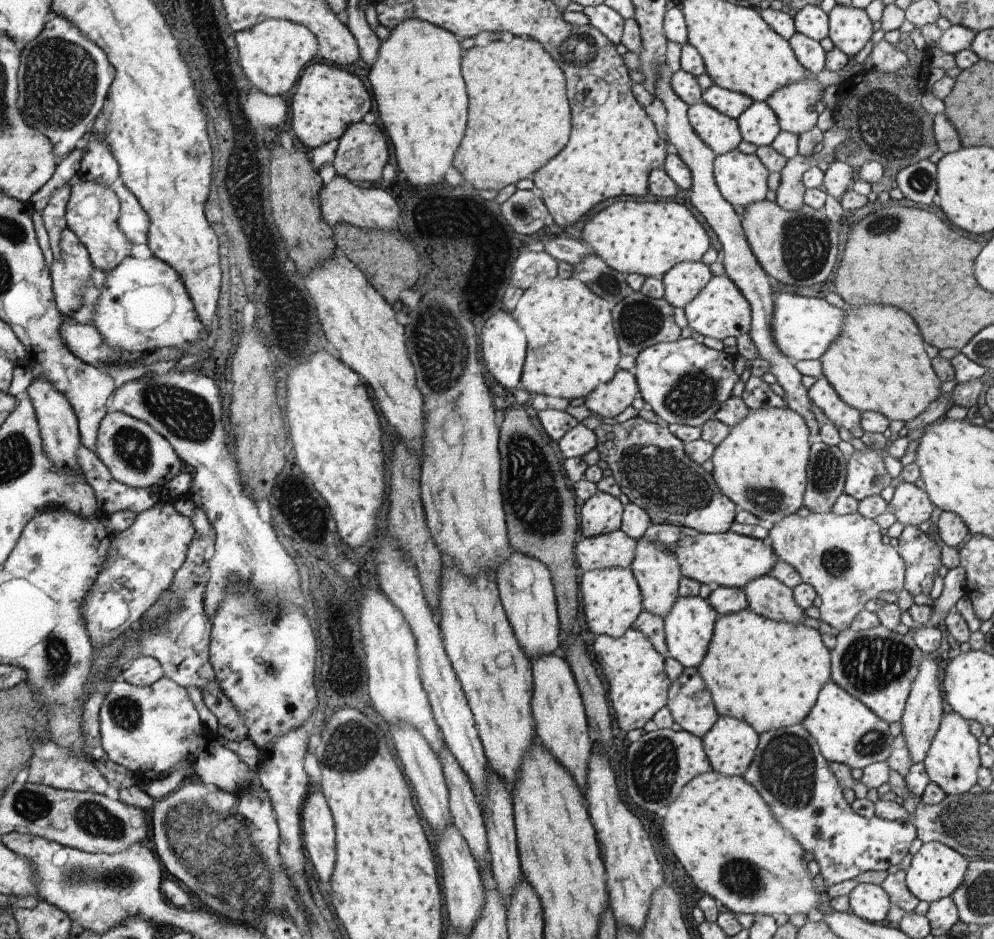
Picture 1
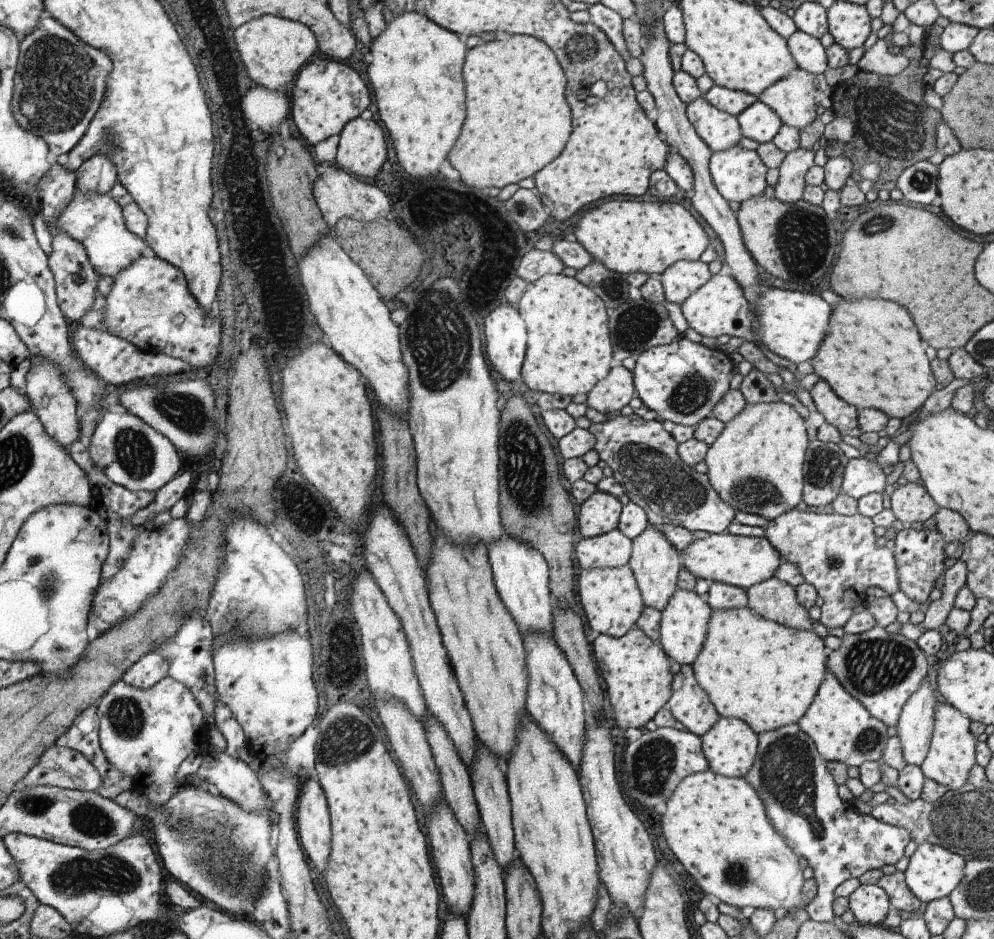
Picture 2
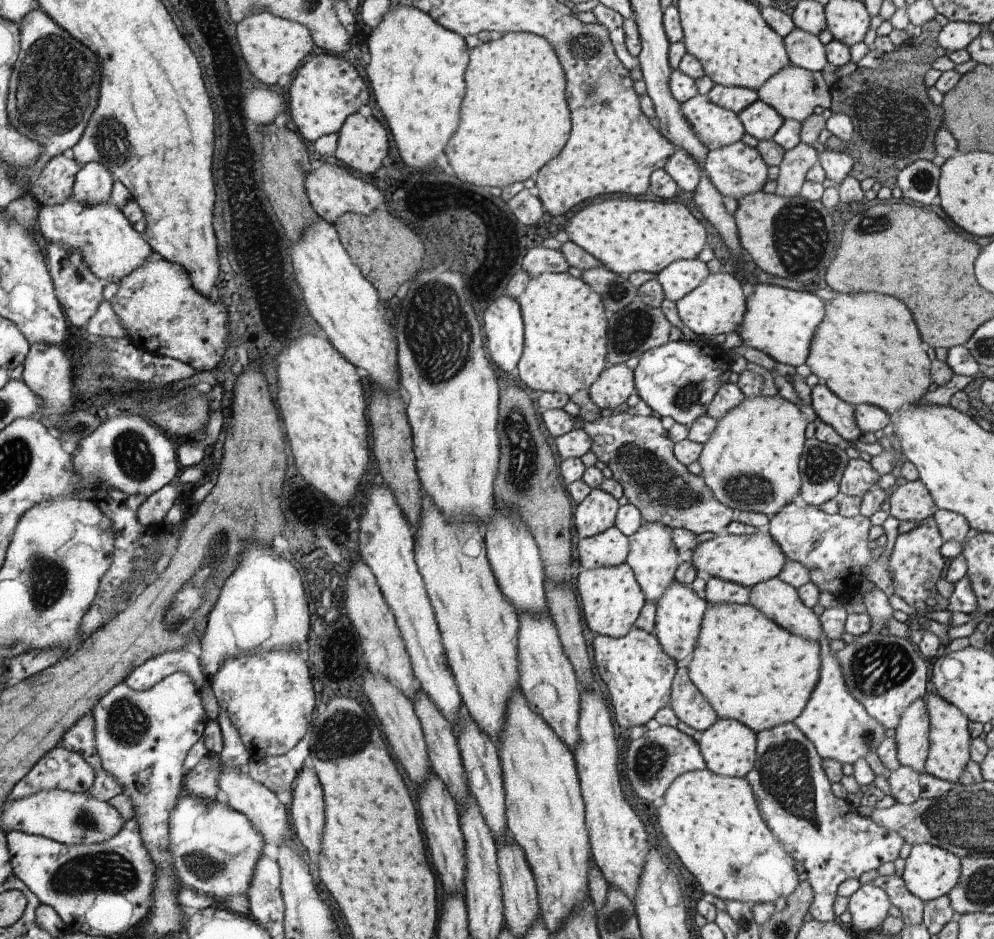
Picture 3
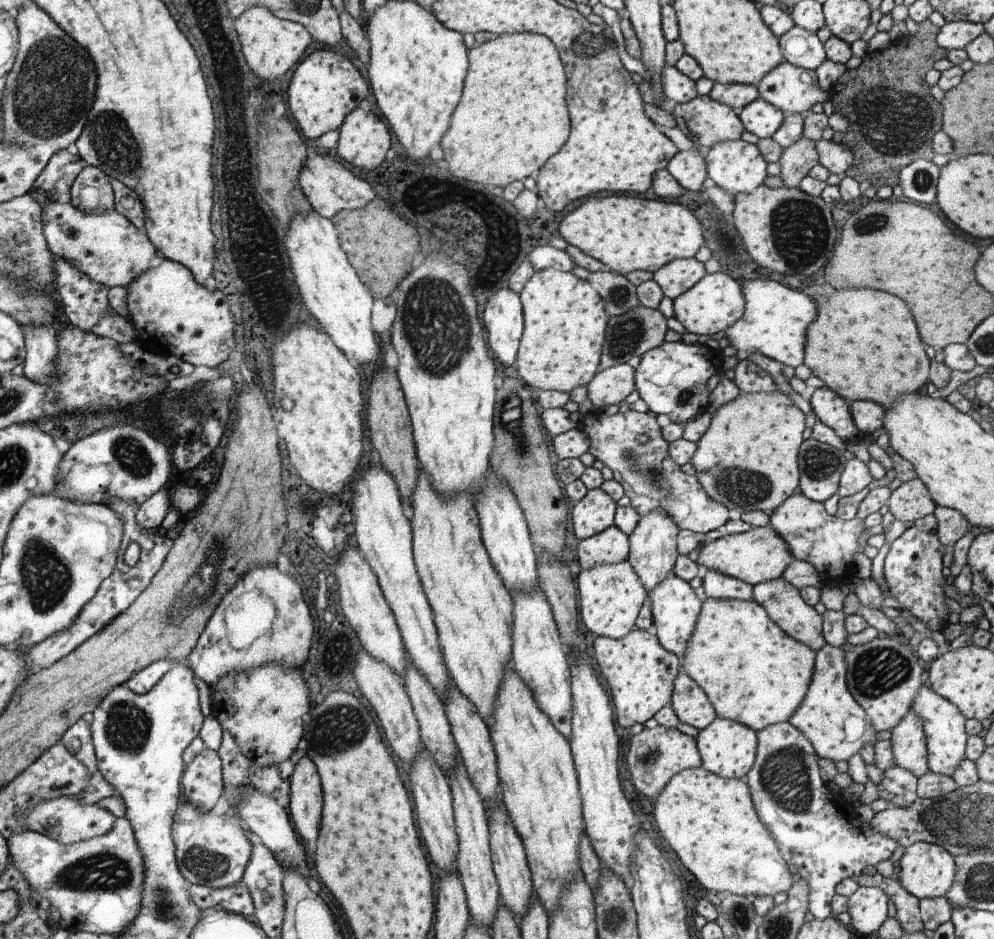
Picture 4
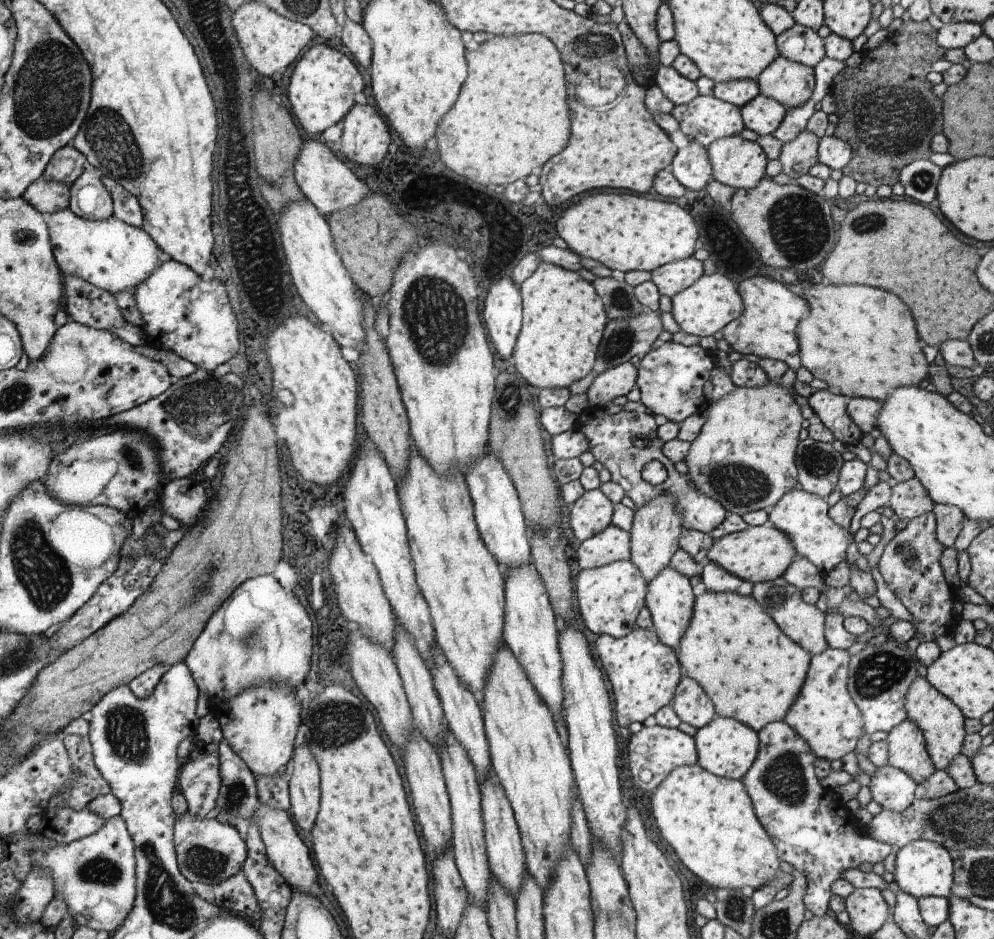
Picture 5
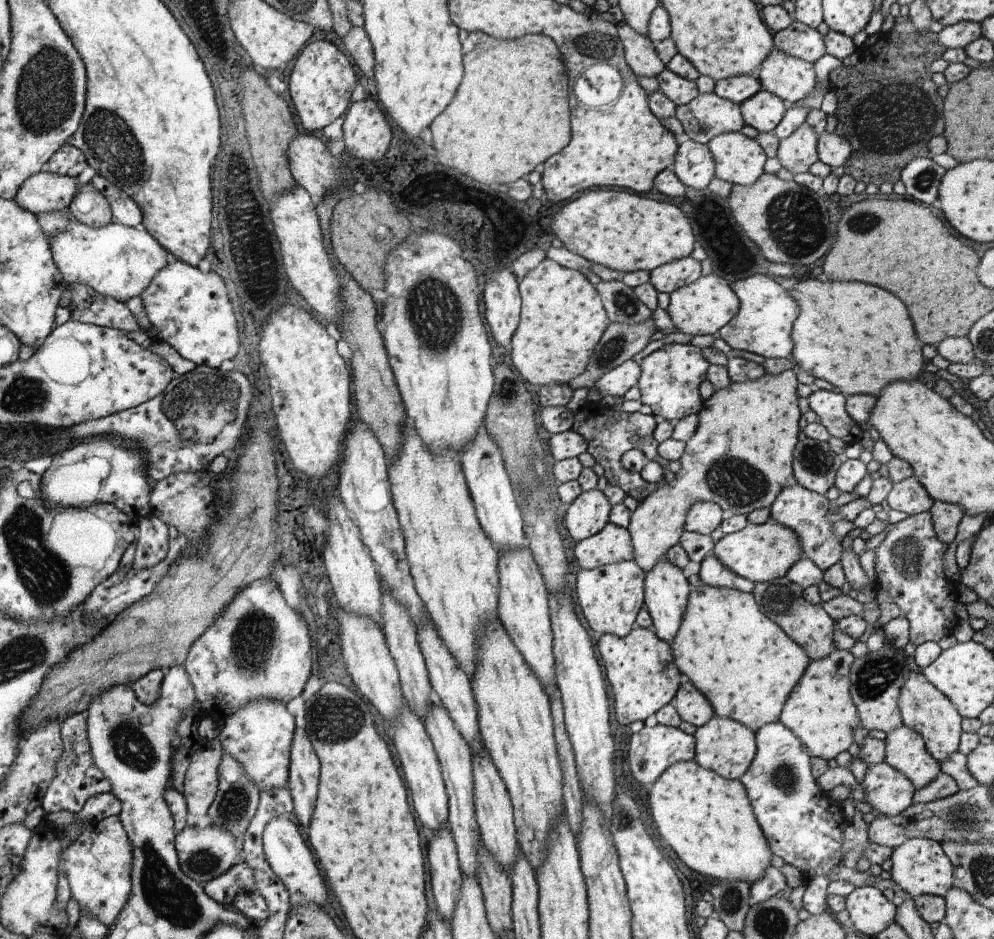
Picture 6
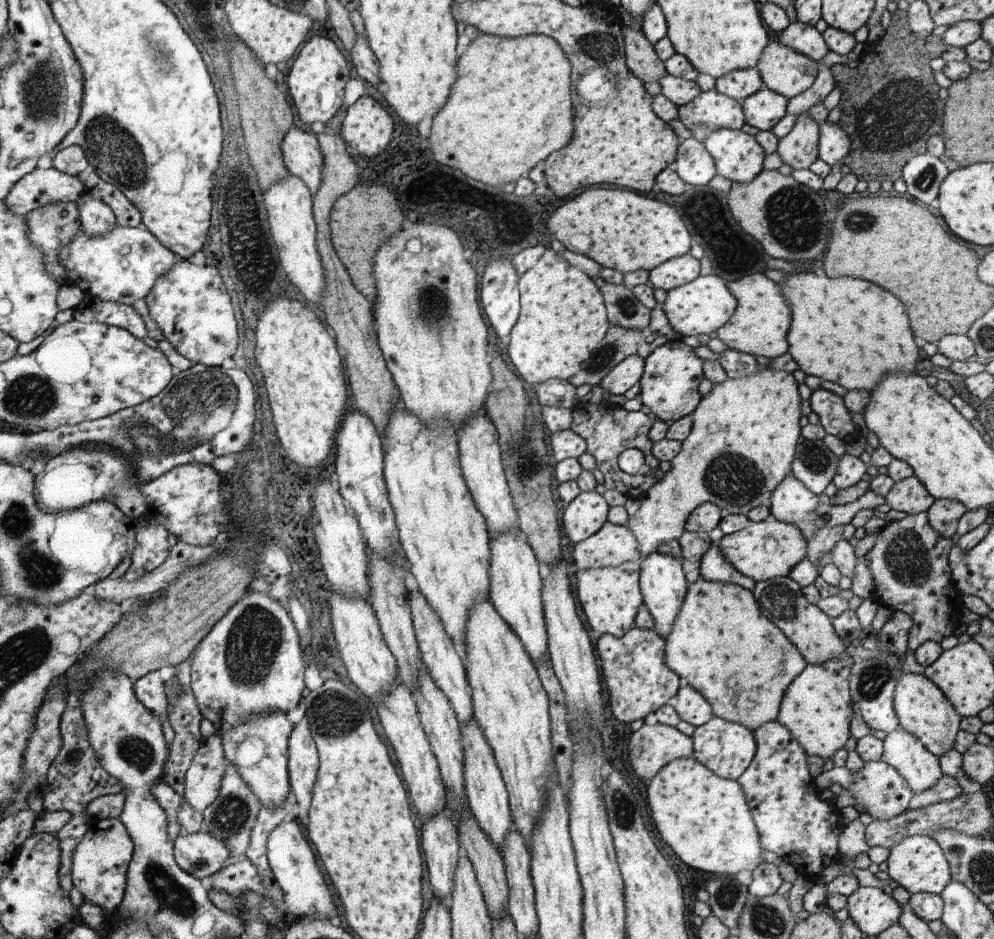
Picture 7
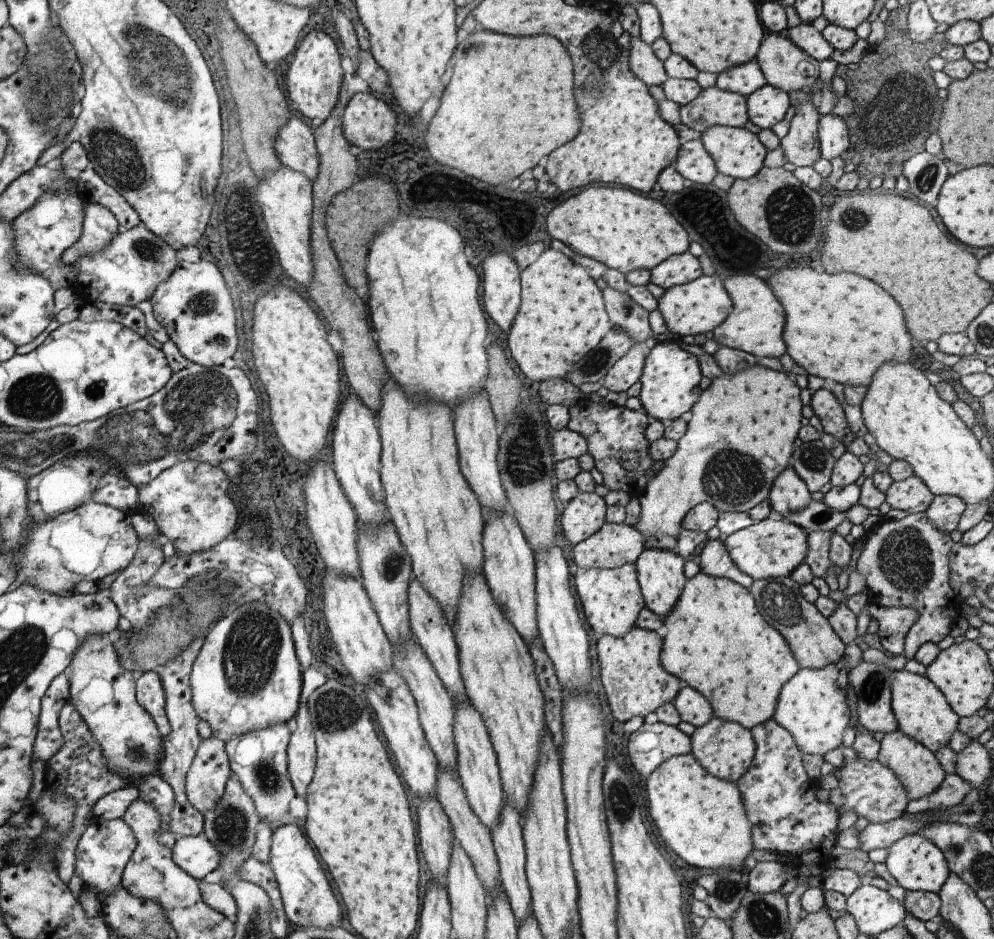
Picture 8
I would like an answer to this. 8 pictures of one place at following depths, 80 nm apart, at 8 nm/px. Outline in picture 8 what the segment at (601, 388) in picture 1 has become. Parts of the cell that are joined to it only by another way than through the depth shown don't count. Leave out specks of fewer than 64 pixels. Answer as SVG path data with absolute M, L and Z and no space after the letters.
M638 346L621 356L606 373L604 385L610 392L626 392L632 384L638 382L643 373L646 357Z

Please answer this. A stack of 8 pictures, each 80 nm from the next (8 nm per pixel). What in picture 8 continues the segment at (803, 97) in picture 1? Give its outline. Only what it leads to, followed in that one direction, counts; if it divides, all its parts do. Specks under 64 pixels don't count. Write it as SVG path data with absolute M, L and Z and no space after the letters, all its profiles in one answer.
M786 33L766 34L755 59L758 61L767 83L774 88L780 88L781 91L786 91L788 94L802 89L810 90L820 76L819 61L798 48Z

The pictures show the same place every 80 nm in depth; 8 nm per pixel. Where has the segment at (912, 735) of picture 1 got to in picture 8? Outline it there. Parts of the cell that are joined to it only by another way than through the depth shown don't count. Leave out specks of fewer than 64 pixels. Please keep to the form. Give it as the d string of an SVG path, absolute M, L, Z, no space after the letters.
M900 730L884 735L877 759L882 766L892 770L898 777L908 795L909 802L930 796L943 783L947 775L935 753Z

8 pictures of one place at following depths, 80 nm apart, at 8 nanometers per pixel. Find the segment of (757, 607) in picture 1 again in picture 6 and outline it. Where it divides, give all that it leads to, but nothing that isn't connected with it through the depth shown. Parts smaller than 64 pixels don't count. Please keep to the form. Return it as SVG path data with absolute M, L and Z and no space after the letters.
M786 575L765 583L755 583L752 593L760 610L775 622L790 640L799 644L811 661L826 658L834 649L838 649L833 639L835 621L820 604L808 602L803 595L803 588L794 584Z

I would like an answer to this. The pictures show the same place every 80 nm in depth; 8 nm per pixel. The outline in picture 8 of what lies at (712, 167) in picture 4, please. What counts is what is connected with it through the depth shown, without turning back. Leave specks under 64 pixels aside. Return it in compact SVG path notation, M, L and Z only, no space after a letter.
M714 125L701 134L701 141L714 159L717 171L733 179L746 180L764 166L768 150L759 135L745 127Z

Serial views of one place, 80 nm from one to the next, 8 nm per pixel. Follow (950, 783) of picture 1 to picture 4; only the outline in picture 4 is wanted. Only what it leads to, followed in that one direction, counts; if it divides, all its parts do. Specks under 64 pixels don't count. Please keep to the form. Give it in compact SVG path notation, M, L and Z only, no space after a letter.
M922 684L917 690L912 699L911 711L921 718L923 724L929 770L951 777L954 769L966 758L966 745L970 734L966 730L967 719L963 712L953 702L940 696L928 684Z

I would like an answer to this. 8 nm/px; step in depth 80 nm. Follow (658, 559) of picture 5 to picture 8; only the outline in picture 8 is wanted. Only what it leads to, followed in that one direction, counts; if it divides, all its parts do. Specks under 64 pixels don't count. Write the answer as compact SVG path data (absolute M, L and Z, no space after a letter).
M756 363L750 368L745 368L742 372L736 374L723 374L711 380L711 384L701 392L700 398L692 405L692 418L688 421L687 431L684 436L677 441L676 452L664 461L662 470L654 475L654 478L646 485L645 491L639 497L641 506L641 513L634 528L643 534L644 540L650 535L670 535L677 537L682 530L681 522L687 512L700 503L710 503L716 507L720 512L748 512L753 506L760 504L764 499L768 498L769 490L772 488L775 478L788 467L788 460L792 456L793 450L796 447L794 440L798 439L799 430L802 427L800 420L802 420L802 403L800 401L800 387L790 379L786 372L780 370L769 369L759 363Z

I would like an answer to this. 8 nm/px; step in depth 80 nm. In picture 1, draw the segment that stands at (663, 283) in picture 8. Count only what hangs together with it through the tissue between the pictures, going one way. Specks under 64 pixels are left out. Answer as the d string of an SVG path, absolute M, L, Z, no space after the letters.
M682 261L663 274L665 299L675 308L684 308L712 278L703 261Z

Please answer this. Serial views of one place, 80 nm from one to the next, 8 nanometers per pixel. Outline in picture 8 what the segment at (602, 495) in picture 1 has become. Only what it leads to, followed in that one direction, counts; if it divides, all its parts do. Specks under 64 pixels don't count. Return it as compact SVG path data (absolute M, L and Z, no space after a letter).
M578 491L559 519L565 537L575 545L598 532L605 523L607 508L606 501L595 491Z

